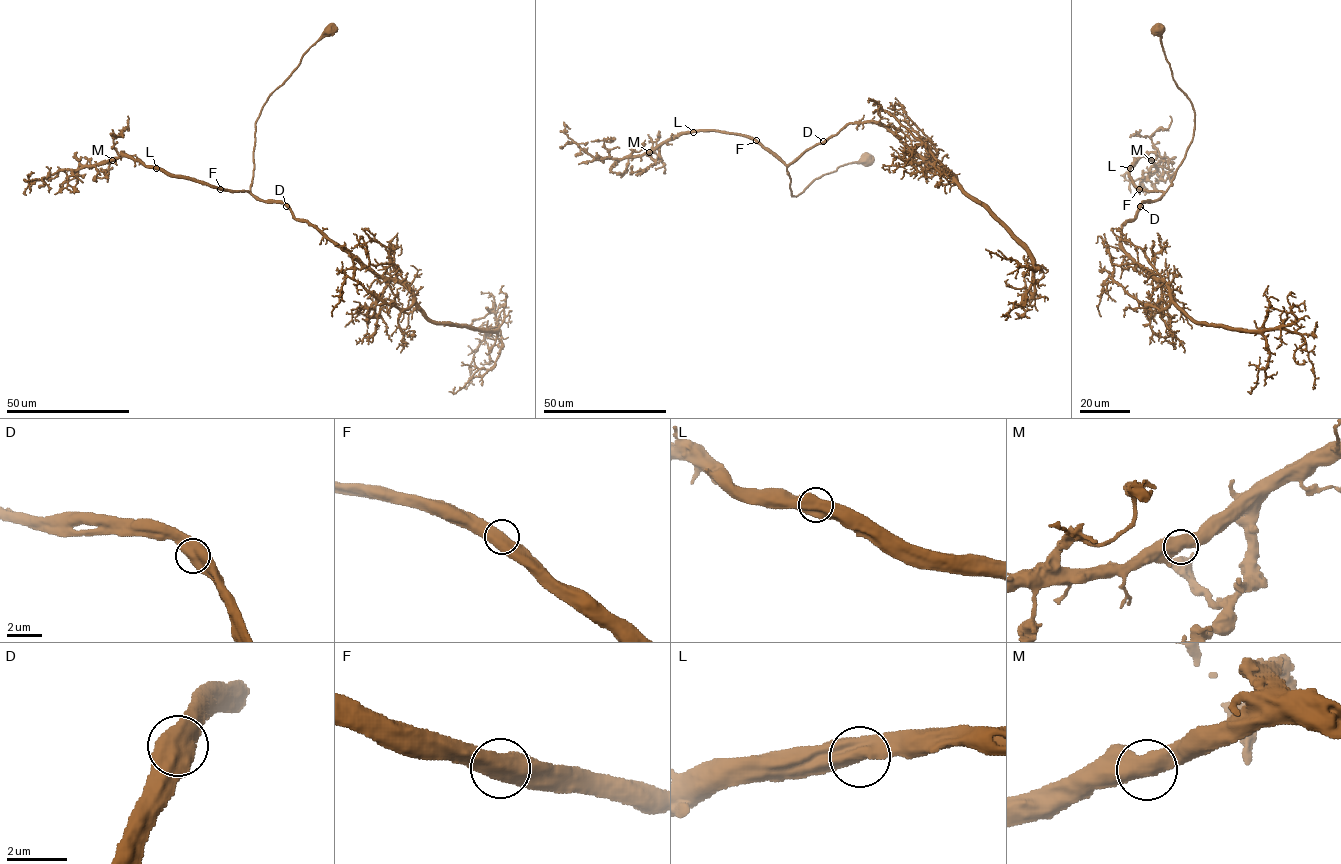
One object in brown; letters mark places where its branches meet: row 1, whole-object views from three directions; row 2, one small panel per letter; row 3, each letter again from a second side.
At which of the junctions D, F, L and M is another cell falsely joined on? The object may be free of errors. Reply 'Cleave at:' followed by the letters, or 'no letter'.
Cleave at: no letter

